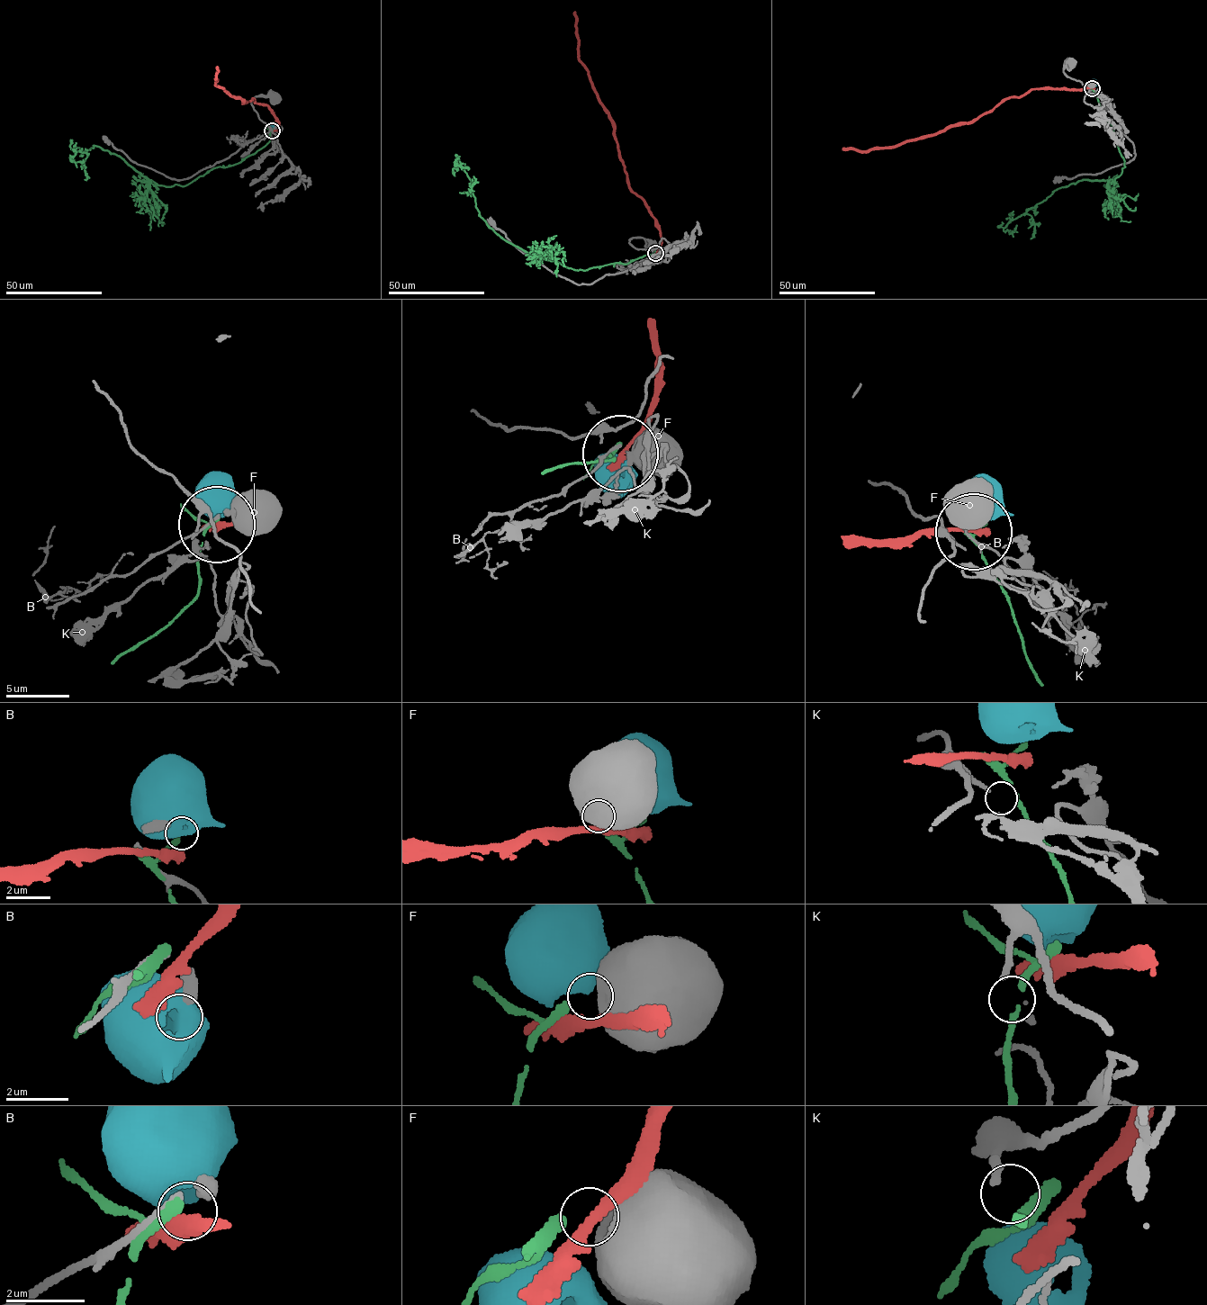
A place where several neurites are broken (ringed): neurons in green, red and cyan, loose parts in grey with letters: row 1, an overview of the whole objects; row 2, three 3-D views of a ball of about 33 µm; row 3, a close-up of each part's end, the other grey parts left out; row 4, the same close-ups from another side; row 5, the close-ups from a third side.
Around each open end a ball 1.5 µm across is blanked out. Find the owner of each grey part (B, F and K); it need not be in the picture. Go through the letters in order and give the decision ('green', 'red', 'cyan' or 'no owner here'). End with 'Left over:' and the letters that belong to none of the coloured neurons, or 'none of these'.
B: cyan
F: green
K: no owner here
Left over: K

